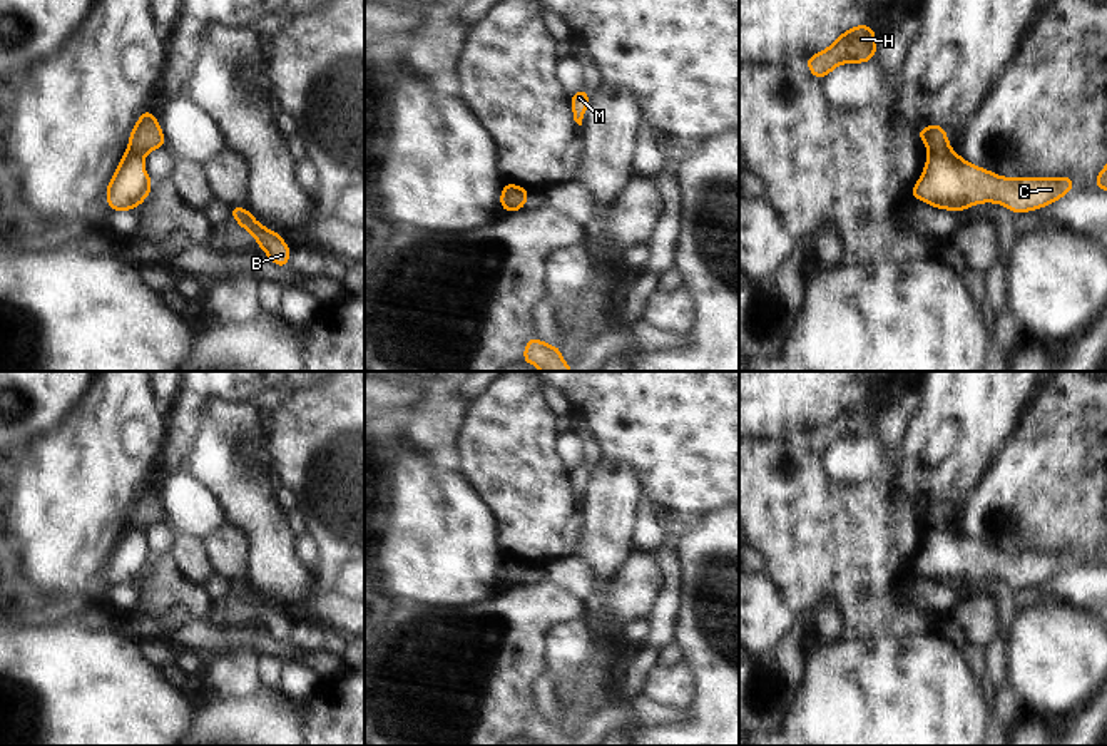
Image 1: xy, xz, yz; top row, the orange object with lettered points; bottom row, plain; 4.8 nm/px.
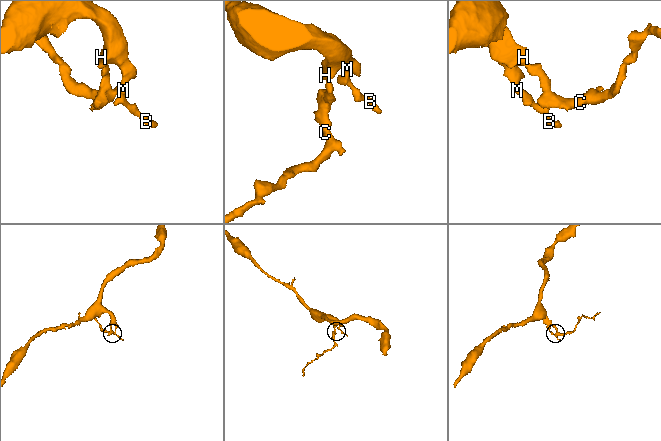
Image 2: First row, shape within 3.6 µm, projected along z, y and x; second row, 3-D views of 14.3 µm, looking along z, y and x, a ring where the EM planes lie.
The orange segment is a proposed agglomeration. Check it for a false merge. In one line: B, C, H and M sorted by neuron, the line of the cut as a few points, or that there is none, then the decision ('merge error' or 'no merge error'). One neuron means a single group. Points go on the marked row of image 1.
groups B H M / C; cut yz (950, 149), (930, 154); merge error

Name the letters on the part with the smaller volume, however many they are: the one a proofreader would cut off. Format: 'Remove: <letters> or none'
Remove: C

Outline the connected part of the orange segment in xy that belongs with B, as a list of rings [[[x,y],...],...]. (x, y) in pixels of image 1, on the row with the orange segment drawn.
[[[232,206],[229,212],[242,229],[256,238],[258,246],[268,254],[271,263],[279,268],[288,268],[291,249],[283,236],[259,224],[246,207]]]

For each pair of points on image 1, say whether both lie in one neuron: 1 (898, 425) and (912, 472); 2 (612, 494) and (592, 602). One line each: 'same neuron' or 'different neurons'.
1: different neurons
2: same neuron

